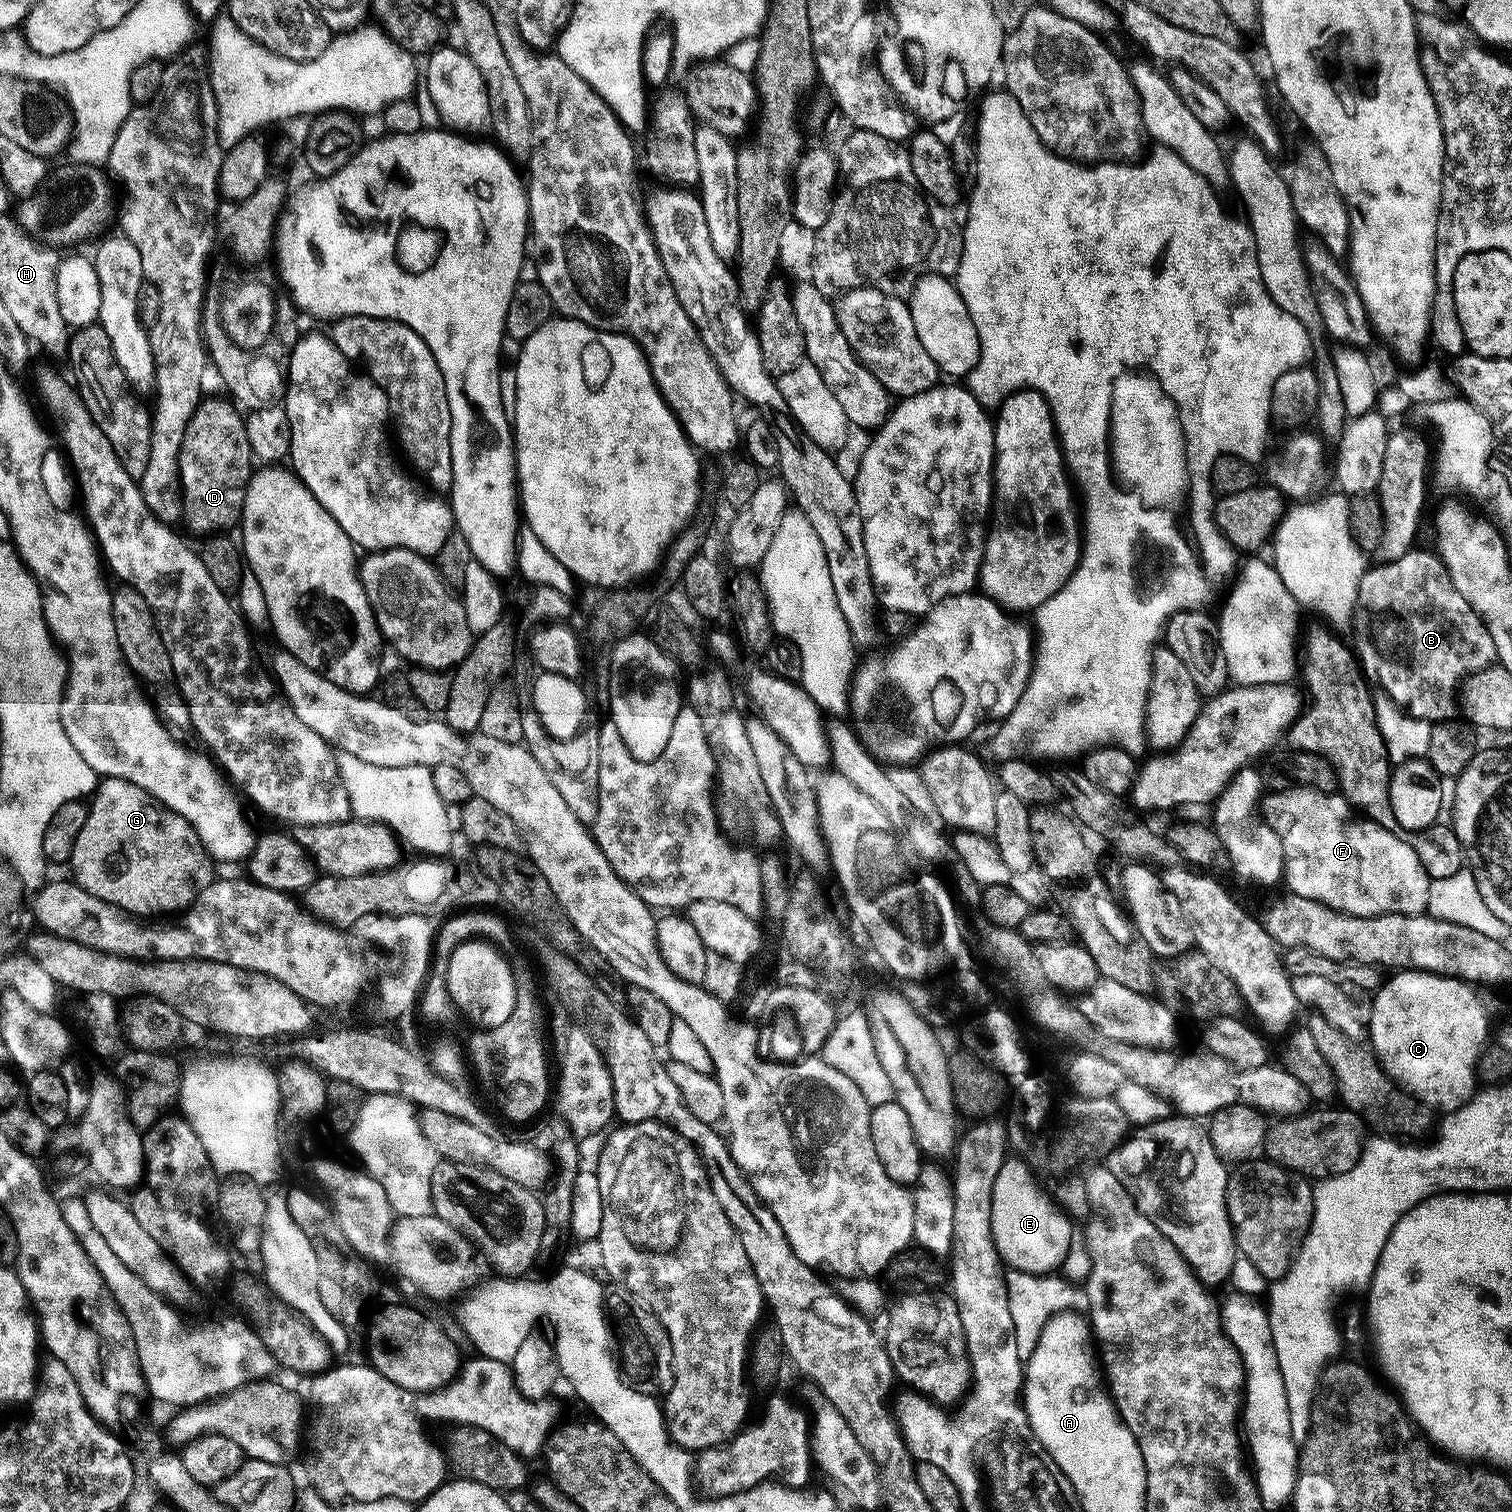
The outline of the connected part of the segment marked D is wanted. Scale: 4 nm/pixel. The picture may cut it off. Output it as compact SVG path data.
M209 395L201 399L186 426L180 451L180 491L184 498L183 523L201 534L228 530L241 519L248 482L254 475L254 455L247 440L245 417L241 409L231 399L222 400L219 395Z

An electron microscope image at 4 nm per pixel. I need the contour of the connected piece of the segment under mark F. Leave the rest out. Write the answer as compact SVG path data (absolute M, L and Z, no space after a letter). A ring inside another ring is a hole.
M1291 787L1262 800L1263 819L1280 835L1284 851L1282 880L1288 883L1287 891L1291 895L1310 898L1336 912L1345 912L1347 916L1385 916L1391 912L1419 916L1427 909L1430 881L1422 862L1418 862L1418 854L1414 854L1403 835L1361 818L1343 794Z

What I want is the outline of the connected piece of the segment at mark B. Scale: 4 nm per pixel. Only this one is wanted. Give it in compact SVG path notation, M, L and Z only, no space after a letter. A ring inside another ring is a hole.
M1411 550L1403 554L1402 558L1397 560L1389 560L1387 562L1377 563L1377 568L1369 567L1361 578L1361 584L1358 586L1357 604L1354 617L1354 629L1356 628L1356 644L1354 643L1354 652L1358 657L1358 663L1367 679L1380 683L1380 688L1385 692L1387 699L1399 709L1403 710L1407 715L1415 720L1427 720L1429 722L1448 722L1453 719L1451 717L1458 712L1458 693L1461 691L1462 685L1469 677L1472 677L1484 668L1491 668L1497 663L1496 647L1494 646L1494 638L1490 638L1488 627L1484 624L1484 619L1479 616L1470 606L1470 602L1466 602L1466 598L1462 598L1462 594L1458 594L1458 590L1452 585L1452 579L1448 577L1448 573L1444 570L1444 563L1435 551L1418 552Z

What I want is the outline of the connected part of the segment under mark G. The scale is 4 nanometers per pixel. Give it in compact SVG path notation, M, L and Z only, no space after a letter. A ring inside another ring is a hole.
M113 776L97 783L90 803L92 805L88 808L88 817L77 830L76 841L72 844L71 875L74 883L86 890L86 894L94 894L94 898L133 917L160 916L163 912L183 913L191 909L201 890L214 879L214 861L202 846L194 826L190 826L186 818L165 808L146 790Z

